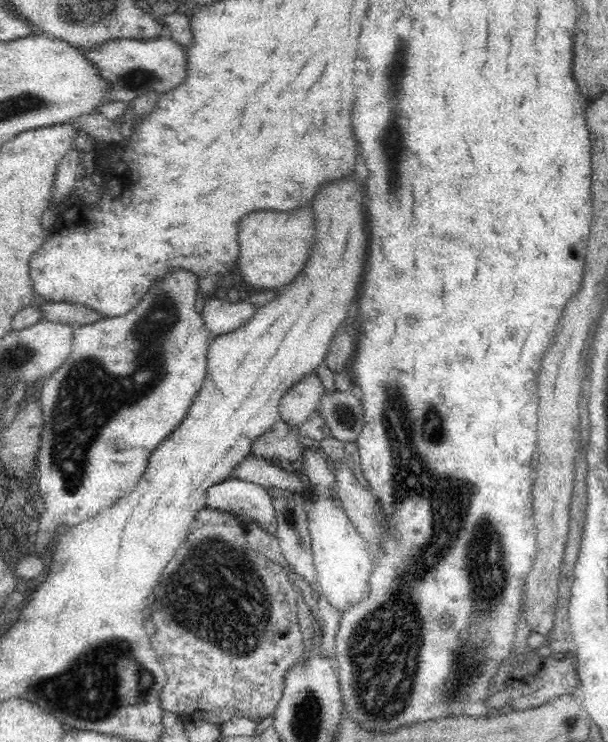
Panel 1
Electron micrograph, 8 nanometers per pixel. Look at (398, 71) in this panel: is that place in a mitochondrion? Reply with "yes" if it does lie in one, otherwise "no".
yes

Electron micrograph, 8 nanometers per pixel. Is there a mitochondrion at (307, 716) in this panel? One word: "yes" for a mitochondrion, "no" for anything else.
yes

